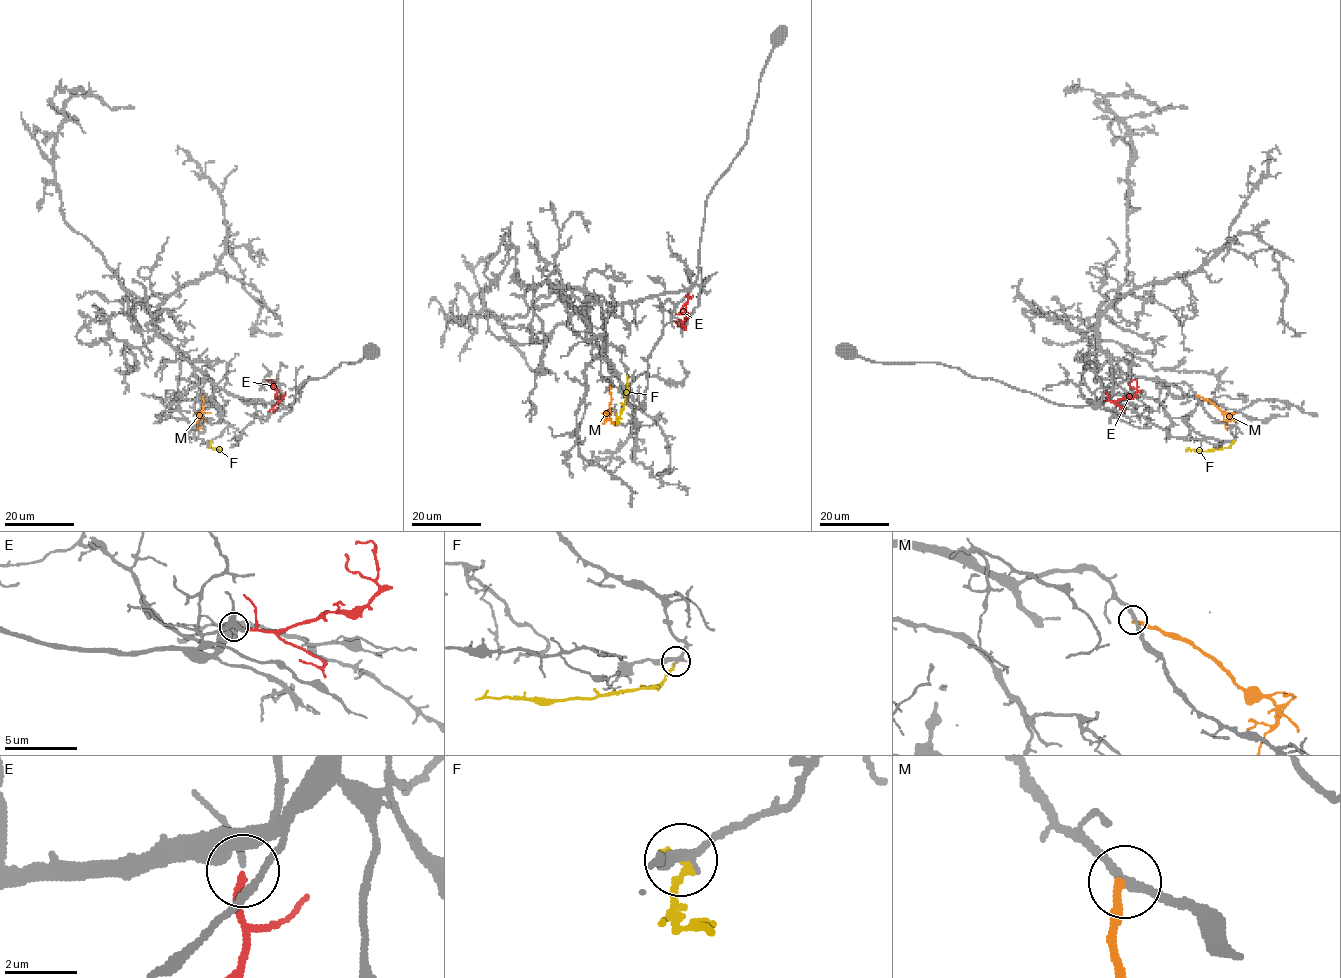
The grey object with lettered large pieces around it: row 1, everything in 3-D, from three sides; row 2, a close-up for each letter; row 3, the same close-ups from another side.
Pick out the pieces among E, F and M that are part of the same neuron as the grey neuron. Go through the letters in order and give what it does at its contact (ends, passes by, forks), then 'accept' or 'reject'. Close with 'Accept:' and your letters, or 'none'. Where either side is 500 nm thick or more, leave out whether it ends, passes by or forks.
E: it ends; accept
F: it ends; reject
M: it ends; reject
Accept: E

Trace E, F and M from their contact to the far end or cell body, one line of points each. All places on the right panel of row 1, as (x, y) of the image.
E: (1103, 400), (1114, 401), (1134, 395), (1137, 383), (1132, 380)
F: (1233, 441), (1228, 447), (1214, 450), (1185, 450)
M: (1195, 395), (1207, 398), (1227, 413), (1227, 430)

